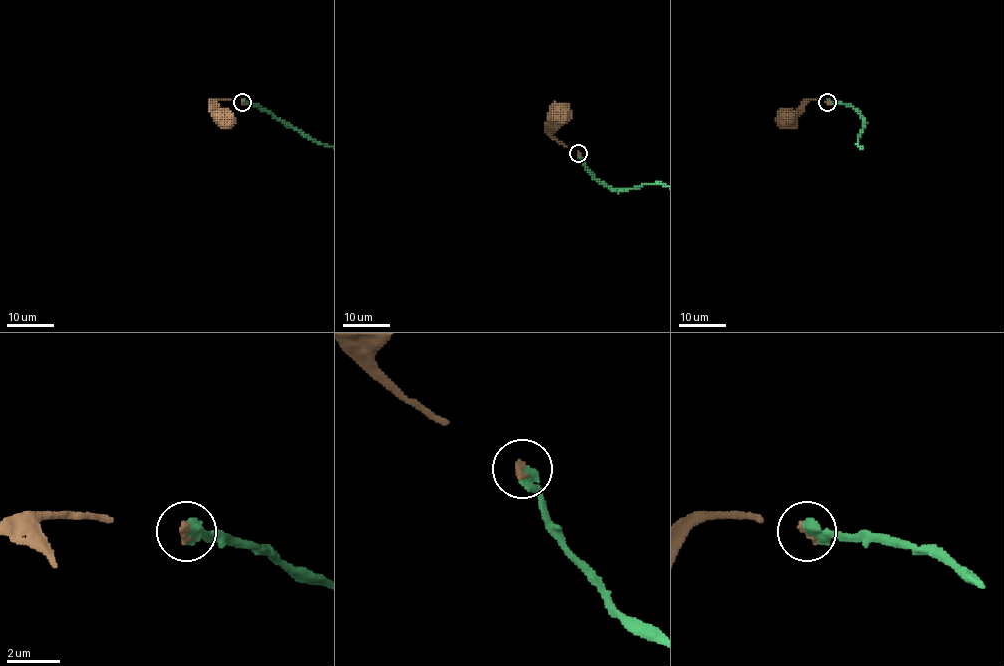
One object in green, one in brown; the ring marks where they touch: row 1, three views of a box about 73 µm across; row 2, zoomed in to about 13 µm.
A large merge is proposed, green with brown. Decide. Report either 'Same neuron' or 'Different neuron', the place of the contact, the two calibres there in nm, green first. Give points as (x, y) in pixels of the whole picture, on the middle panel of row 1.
Same neuron. Place: (578, 153). Thickness 440 nm (green) against 260 nm

